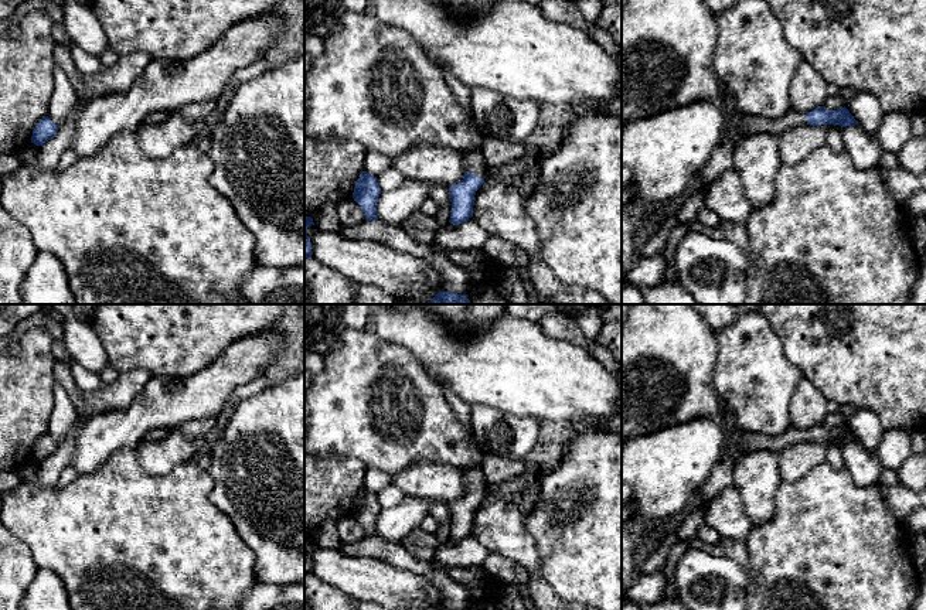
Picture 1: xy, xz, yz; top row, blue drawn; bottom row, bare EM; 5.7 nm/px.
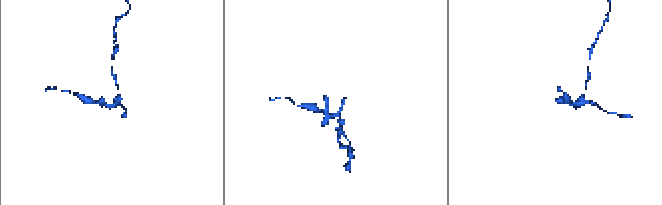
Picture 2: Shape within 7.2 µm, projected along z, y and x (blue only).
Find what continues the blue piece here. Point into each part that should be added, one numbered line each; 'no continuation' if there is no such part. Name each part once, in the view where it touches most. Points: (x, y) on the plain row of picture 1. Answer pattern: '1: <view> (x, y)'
1: xz (475, 479)

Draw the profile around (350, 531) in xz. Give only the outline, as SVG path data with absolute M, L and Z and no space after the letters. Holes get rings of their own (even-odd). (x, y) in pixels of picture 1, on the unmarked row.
M353 514L337 521L337 532L343 545L355 545L367 538L361 524Z

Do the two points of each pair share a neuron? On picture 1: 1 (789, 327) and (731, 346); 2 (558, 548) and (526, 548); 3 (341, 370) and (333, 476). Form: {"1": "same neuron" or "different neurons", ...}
{"1": "different neurons", "2": "different neurons", "3": "different neurons"}

